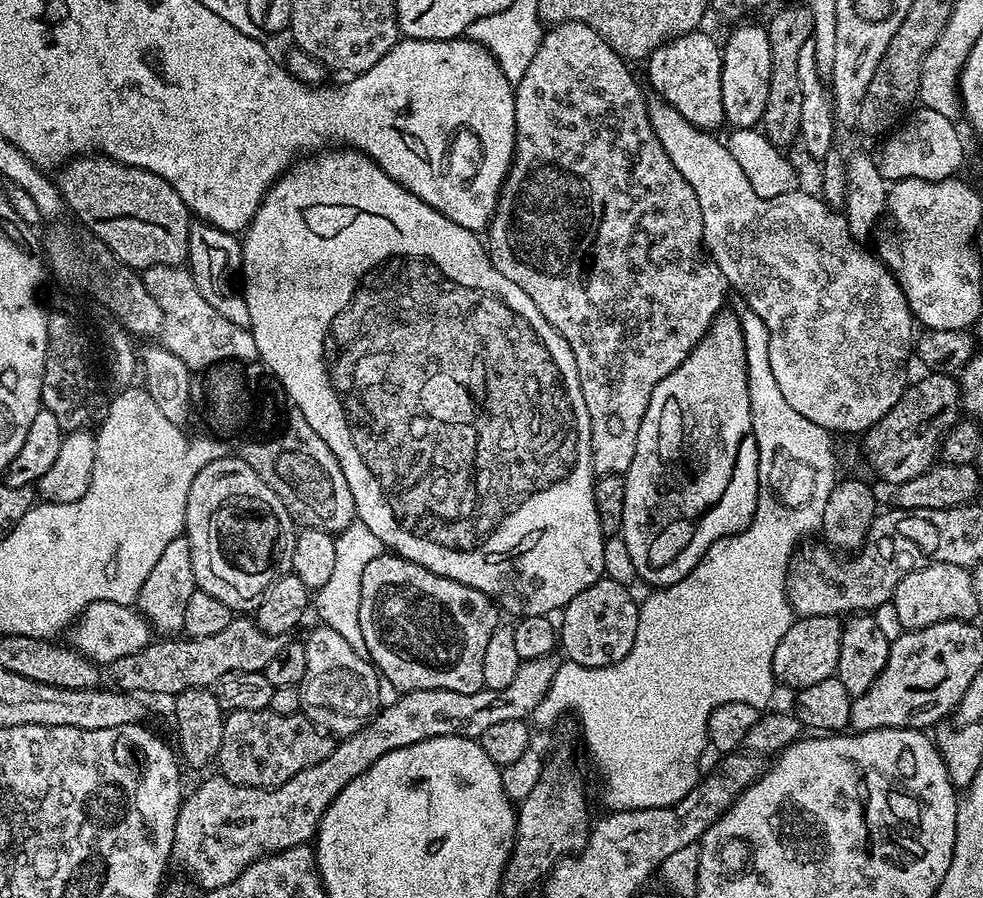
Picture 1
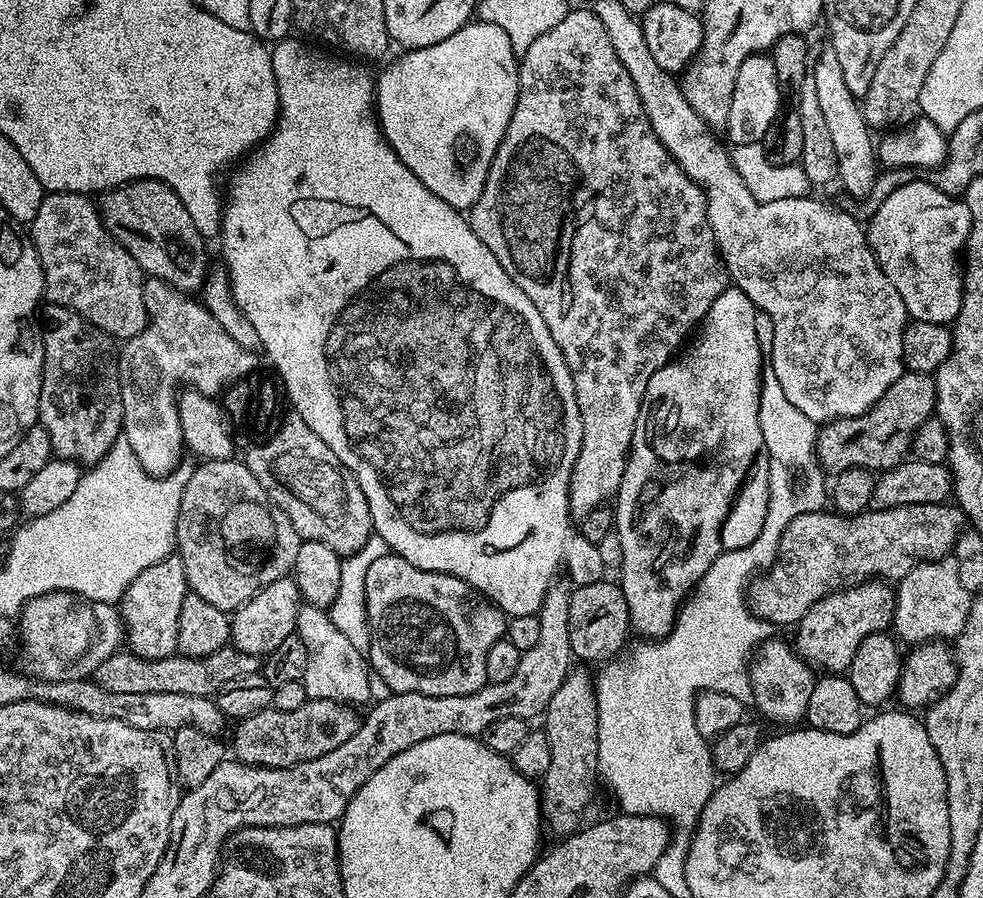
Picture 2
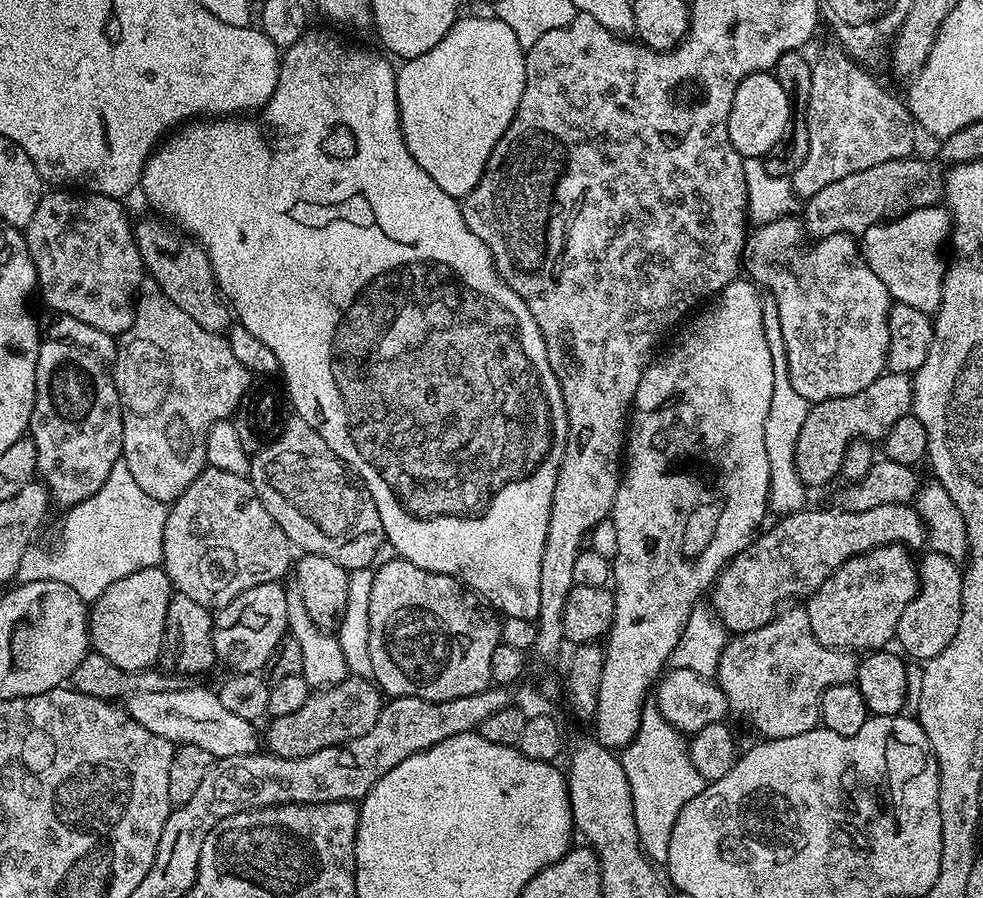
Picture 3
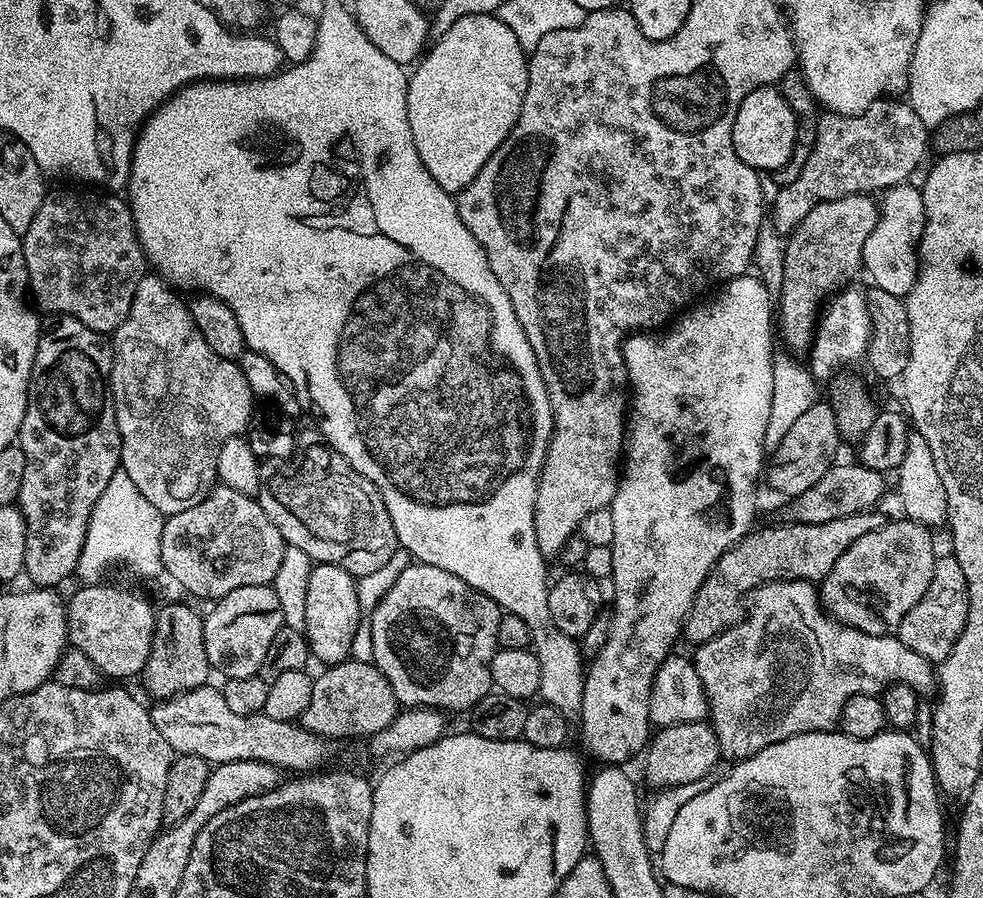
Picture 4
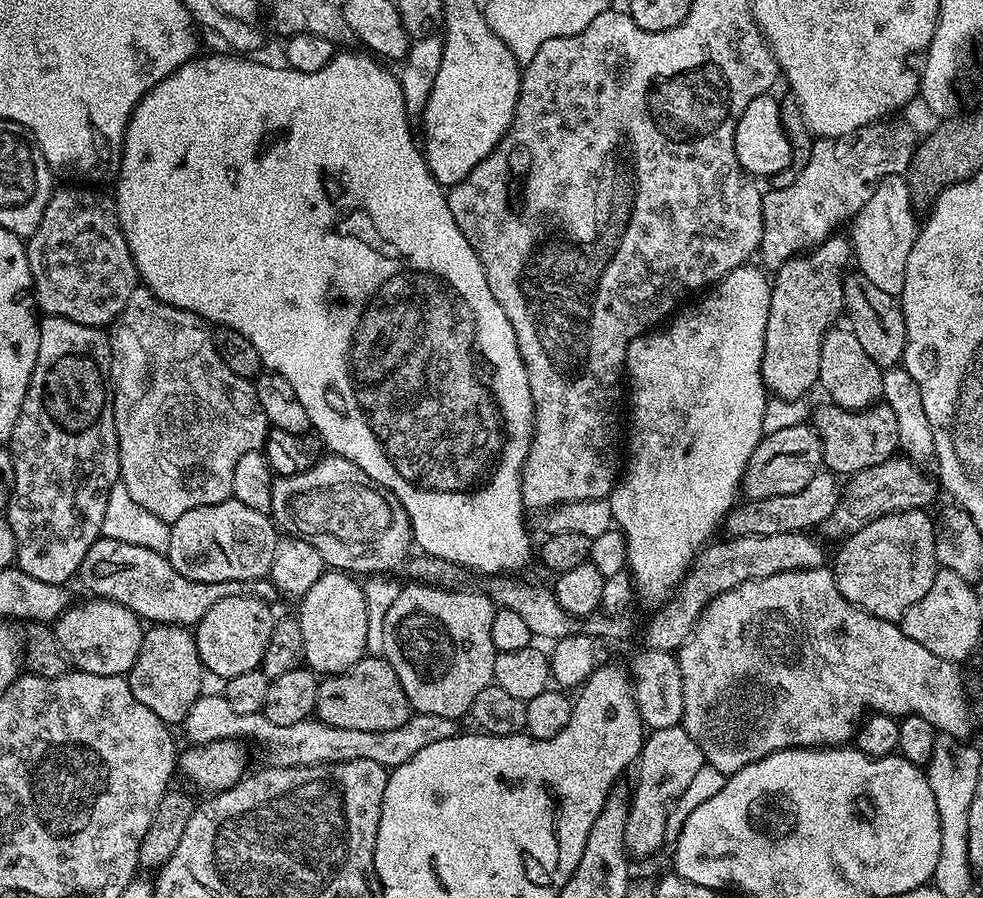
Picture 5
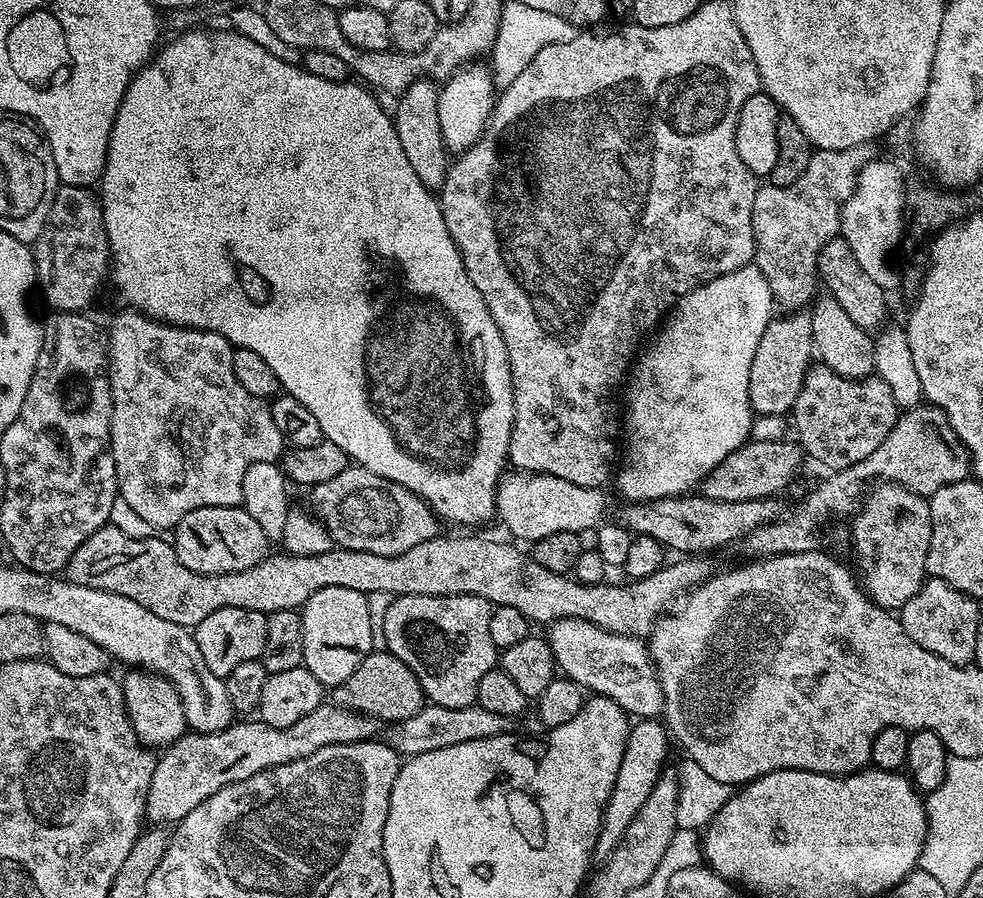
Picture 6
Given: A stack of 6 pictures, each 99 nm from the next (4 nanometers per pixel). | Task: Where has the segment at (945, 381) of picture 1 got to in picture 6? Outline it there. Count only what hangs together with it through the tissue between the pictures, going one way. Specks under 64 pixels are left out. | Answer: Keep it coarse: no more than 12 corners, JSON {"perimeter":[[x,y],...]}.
{"perimeter":[[749,439],[698,485],[722,502],[779,497],[806,464],[795,439]]}

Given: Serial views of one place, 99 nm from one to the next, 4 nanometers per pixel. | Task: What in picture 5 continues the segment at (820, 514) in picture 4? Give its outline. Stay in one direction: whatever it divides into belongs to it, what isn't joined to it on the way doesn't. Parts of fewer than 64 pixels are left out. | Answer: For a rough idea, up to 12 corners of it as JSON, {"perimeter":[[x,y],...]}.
{"perimeter":[[827,470],[806,490],[745,499],[724,518],[729,537],[811,533],[842,484]]}

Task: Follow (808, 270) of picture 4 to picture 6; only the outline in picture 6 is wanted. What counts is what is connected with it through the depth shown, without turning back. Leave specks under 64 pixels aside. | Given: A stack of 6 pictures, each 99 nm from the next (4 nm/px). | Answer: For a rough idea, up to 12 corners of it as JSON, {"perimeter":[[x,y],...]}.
{"perimeter":[[780,315],[750,362],[756,416],[791,413],[814,363],[811,315]]}

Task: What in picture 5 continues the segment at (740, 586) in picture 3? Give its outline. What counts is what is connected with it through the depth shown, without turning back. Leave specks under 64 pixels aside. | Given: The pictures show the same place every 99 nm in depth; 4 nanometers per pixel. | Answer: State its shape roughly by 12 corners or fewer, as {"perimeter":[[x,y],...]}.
{"perimeter":[[806,532],[750,534],[696,553],[653,611],[648,648],[675,653],[709,602],[742,582],[822,568]]}

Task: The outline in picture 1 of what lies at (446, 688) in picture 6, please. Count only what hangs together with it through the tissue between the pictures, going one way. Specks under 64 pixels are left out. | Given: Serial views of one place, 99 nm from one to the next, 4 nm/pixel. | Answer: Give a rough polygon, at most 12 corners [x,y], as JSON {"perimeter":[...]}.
{"perimeter":[[405,556],[362,573],[367,657],[401,693],[484,687],[486,594]]}

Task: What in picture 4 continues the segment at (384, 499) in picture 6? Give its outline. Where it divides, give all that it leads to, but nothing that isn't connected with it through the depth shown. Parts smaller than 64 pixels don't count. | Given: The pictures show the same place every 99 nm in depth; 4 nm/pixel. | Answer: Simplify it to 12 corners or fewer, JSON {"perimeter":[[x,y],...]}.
{"perimeter":[[327,443],[260,465],[285,545],[351,576],[397,550],[382,494]]}

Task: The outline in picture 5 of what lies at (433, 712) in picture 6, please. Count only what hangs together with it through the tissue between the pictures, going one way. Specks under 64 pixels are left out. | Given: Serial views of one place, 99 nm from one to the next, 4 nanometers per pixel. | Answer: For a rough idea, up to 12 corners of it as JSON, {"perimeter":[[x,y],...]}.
{"perimeter":[[222,694],[186,714],[192,744],[257,740],[273,768],[369,760],[391,770],[457,735],[421,712],[377,732],[274,726]]}

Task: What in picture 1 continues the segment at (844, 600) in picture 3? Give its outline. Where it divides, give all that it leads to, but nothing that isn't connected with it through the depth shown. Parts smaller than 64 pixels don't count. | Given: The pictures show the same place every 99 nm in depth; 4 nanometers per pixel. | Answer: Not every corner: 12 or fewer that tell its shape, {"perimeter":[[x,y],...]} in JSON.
{"perimeter":[[839,616],[793,619],[772,673],[799,690],[836,676]]}

